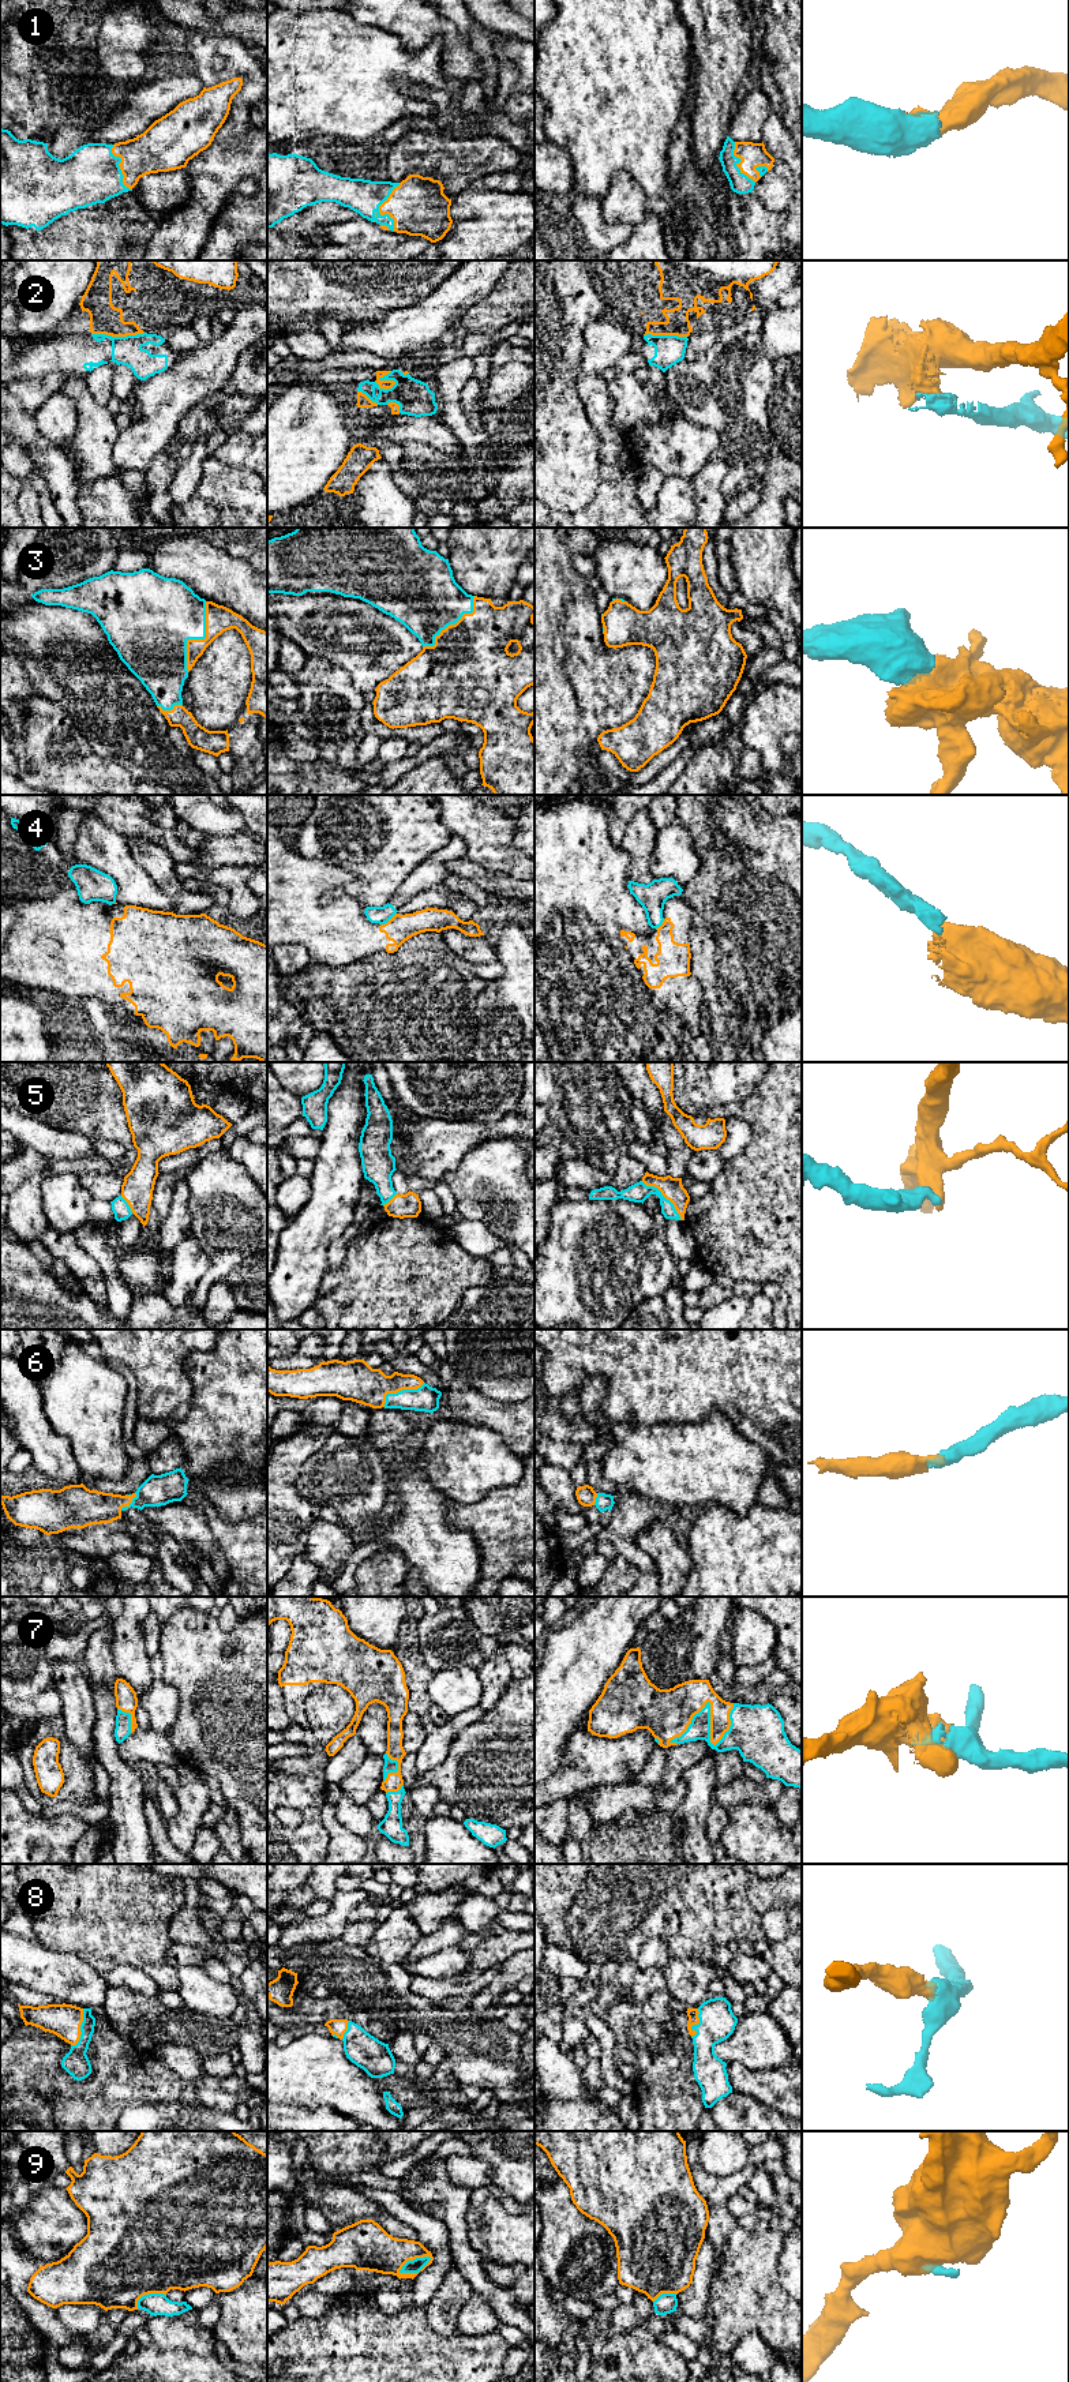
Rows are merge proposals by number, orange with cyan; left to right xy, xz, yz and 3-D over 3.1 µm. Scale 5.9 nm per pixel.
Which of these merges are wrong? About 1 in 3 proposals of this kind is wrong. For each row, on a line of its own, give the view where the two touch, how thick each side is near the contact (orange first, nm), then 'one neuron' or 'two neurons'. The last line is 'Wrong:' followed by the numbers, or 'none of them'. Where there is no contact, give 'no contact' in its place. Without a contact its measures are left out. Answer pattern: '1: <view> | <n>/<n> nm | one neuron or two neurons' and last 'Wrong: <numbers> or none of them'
1: xz | 340/200 nm | one neuron
2: xz | 50/200 nm | two neurons
3: xy | 160/400 nm | one neuron
4: xz | 160/100 nm | two neurons
5: yz | 130/120 nm | one neuron
6: xz | 220/150 nm | one neuron
7: yz | 280/260 nm | one neuron
8: xy | 200/150 nm | one neuron
9: xz | 240/80 nm | two neurons
Wrong: 2, 4, 9

